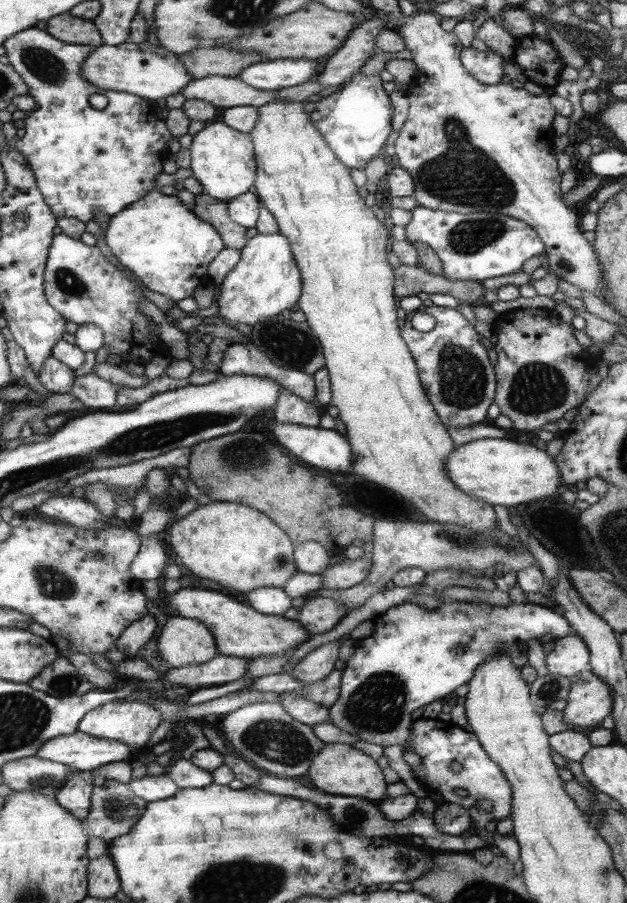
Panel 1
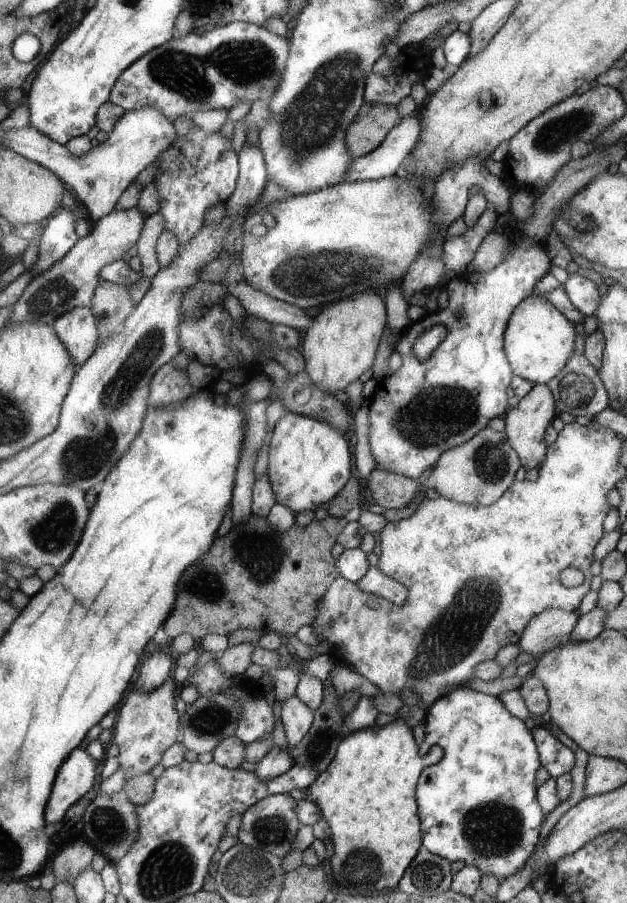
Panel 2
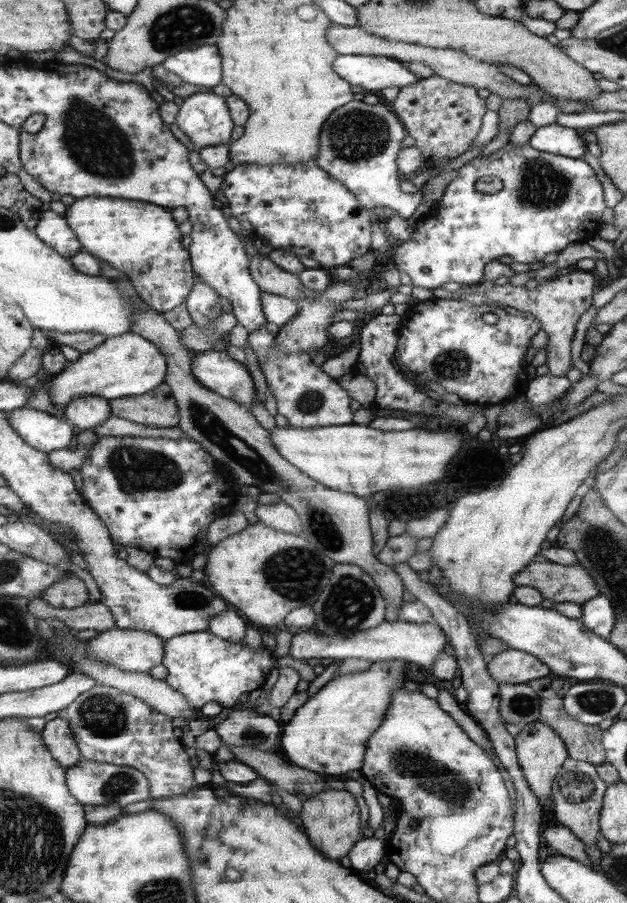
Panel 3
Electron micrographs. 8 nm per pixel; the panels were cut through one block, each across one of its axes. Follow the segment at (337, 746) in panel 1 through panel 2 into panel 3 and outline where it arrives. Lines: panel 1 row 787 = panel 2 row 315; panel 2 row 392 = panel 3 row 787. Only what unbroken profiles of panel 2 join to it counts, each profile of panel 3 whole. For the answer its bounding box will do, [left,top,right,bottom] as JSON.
[298,788,361,861]

